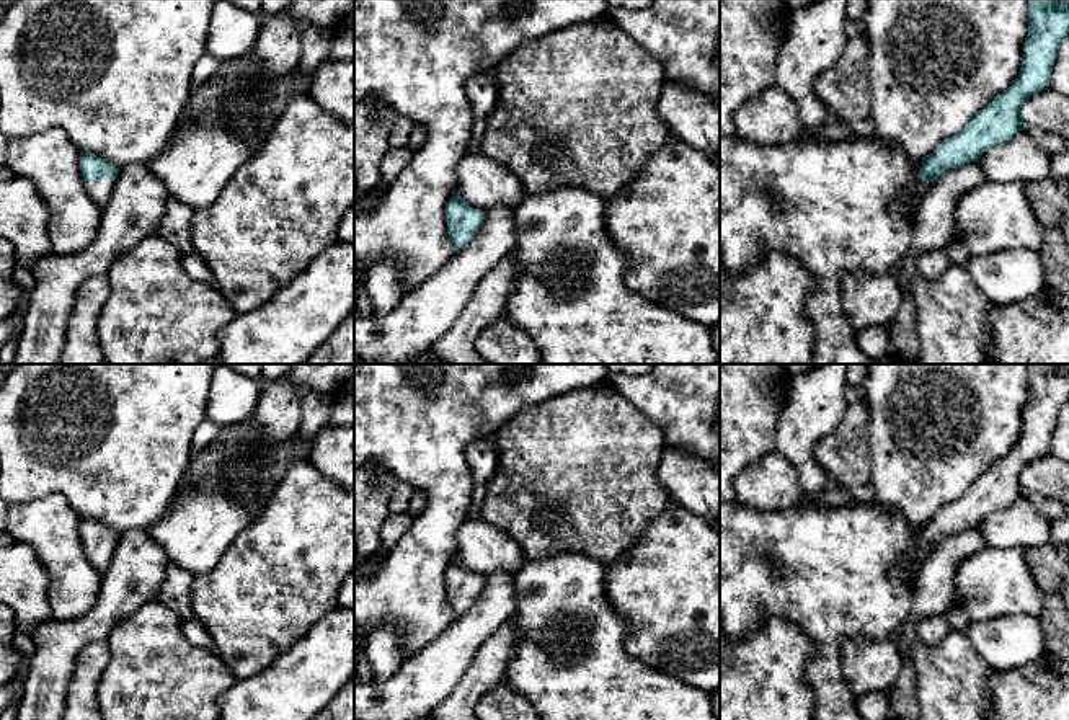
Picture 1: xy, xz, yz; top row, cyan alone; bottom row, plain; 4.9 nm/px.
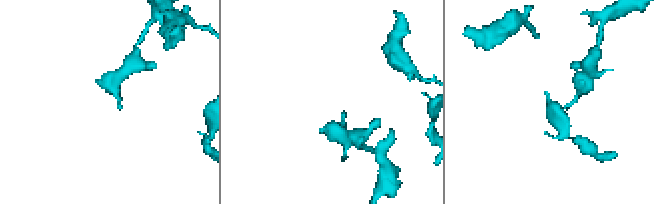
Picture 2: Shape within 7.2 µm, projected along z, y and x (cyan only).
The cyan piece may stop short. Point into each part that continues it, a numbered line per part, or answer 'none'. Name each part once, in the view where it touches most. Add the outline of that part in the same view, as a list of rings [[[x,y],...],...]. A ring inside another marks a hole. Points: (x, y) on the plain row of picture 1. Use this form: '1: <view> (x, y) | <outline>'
1: xy (100, 557) | [[[101,545],[101,547],[85,547],[85,553],[90,560],[90,563],[101,573],[104,575],[109,562],[113,558],[114,553],[114,547],[113,545]]]

